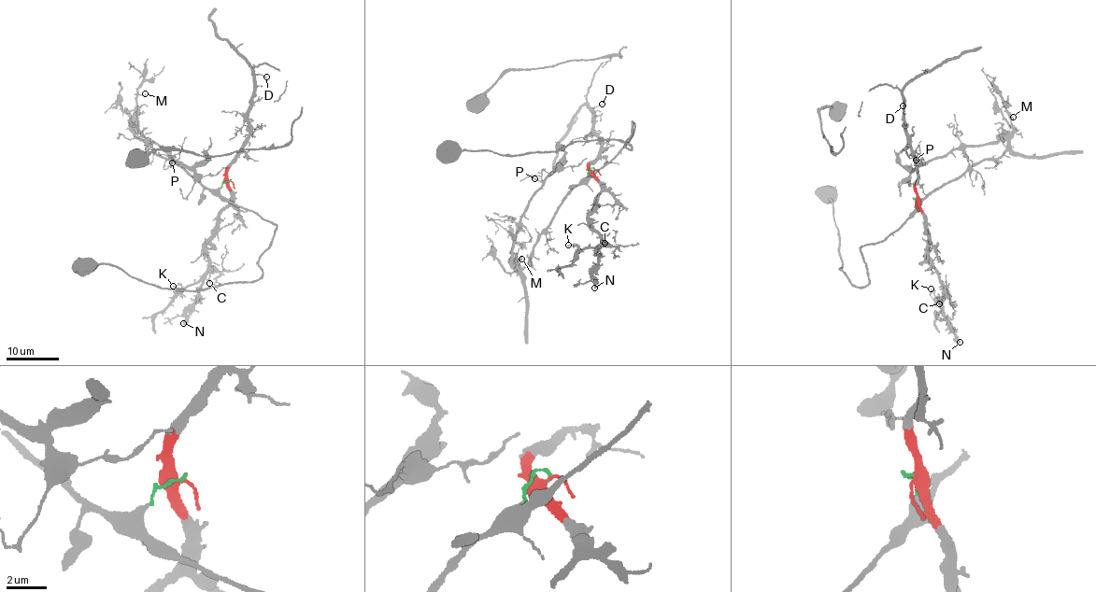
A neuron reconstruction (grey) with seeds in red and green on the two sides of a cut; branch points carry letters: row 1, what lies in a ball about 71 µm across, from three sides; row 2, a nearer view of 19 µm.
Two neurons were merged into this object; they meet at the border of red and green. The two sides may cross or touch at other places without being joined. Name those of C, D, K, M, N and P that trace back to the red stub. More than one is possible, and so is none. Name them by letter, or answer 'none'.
C, D, K, N

